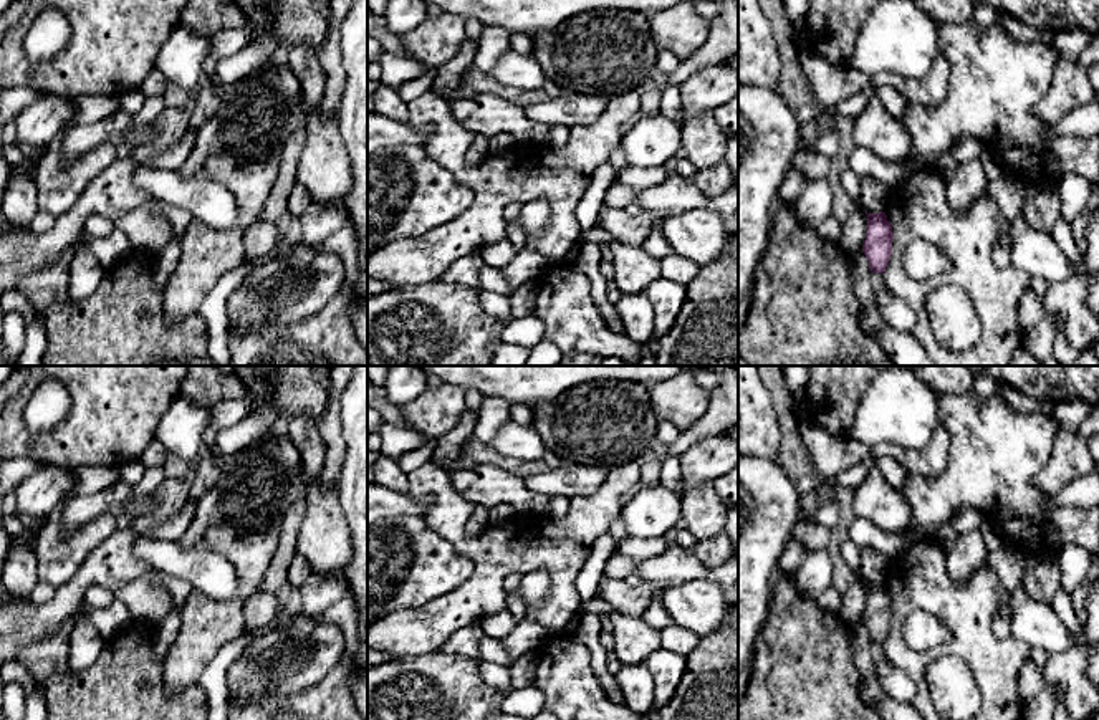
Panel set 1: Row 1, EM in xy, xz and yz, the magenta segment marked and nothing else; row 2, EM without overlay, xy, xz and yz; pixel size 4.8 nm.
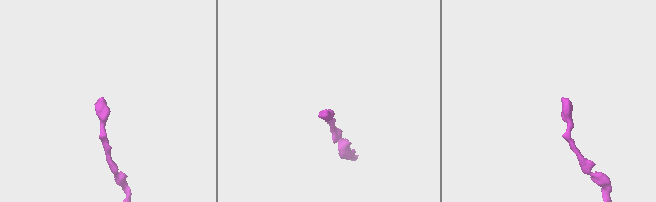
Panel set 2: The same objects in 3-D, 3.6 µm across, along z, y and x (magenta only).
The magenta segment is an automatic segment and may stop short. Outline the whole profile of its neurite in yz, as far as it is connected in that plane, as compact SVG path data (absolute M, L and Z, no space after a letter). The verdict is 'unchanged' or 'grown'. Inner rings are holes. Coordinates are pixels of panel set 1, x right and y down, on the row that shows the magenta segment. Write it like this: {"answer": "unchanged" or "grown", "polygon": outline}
{"answer": "unchanged", "polygon": "M885 212L867 214L867 233L862 245L862 252L869 260L869 268L872 273L885 273L892 255L892 225L887 220Z"}

